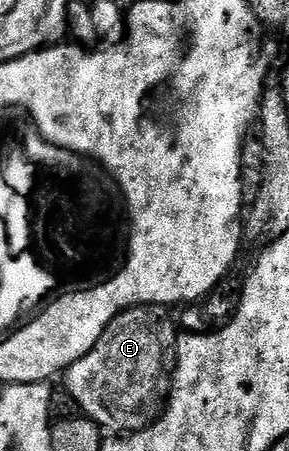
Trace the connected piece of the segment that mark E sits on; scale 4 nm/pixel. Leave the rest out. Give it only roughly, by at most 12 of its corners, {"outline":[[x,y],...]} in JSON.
{"outline":[[122,309],[64,373],[107,433],[160,415],[176,331]]}

